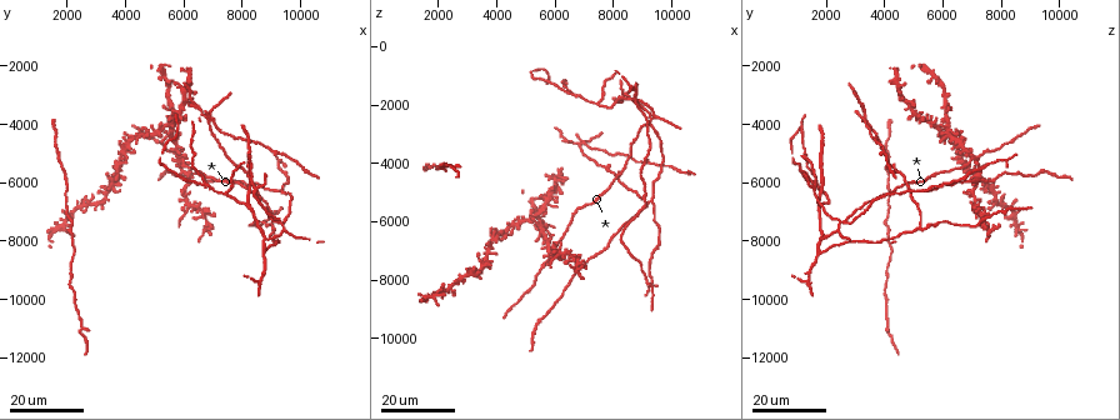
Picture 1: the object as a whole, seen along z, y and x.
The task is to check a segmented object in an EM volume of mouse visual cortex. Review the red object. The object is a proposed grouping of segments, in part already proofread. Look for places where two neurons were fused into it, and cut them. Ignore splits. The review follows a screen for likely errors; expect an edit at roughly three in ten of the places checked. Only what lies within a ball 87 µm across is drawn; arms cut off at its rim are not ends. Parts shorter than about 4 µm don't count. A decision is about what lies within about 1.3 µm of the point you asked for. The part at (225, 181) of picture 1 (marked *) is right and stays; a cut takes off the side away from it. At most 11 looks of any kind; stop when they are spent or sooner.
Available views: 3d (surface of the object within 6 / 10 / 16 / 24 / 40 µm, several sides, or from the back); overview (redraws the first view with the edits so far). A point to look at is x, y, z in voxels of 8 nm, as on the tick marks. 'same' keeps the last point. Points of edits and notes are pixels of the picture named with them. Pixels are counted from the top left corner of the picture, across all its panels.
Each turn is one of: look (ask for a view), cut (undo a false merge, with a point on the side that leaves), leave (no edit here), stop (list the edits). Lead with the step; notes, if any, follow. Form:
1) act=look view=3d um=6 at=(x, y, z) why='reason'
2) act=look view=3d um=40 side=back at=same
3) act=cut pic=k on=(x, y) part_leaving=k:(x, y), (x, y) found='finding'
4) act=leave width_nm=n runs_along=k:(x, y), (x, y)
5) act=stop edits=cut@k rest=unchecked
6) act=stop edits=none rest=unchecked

act=look view=3d um=16 at=(6200, 6800, 7100) why='four arms meet'

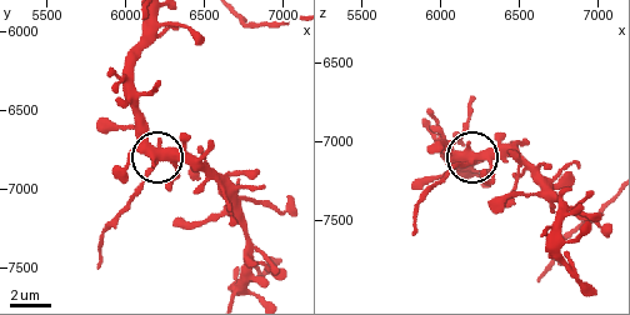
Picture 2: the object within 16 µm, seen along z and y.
act=look view=3d um=6 at=(6260, 6800, 7100)

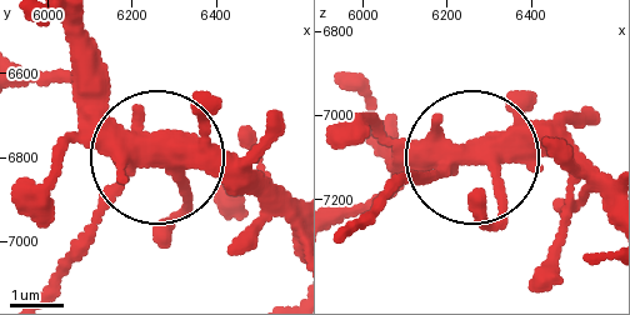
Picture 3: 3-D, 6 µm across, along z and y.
act=cut pic=3 on=(93, 214) width_nm=430 found='two neurons meet here'

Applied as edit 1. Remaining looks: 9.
act=look view=overview why='see it whole again'

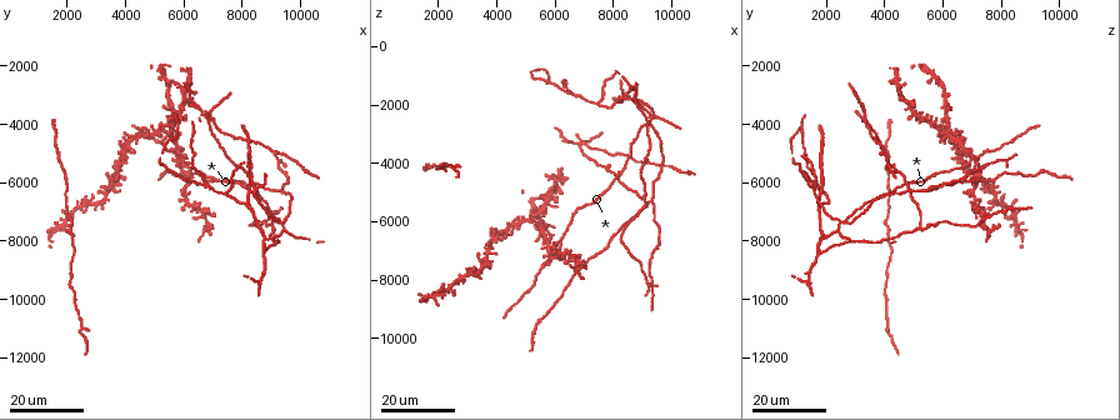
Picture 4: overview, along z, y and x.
act=look view=3d um=24 at=(5400, 4500, 6100) why='two arms in line, one across'

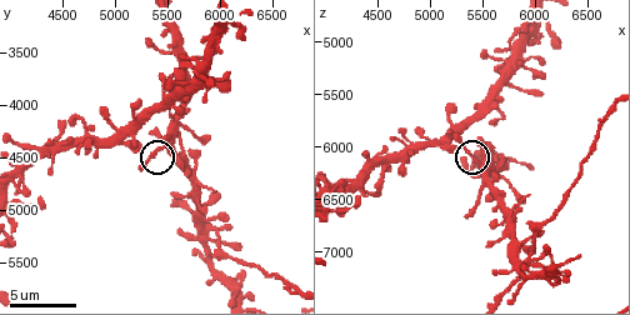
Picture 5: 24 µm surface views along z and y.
act=look view=3d um=6 at=(5320, 4480, 6040)

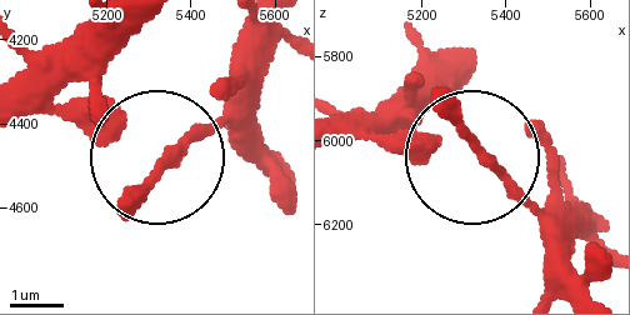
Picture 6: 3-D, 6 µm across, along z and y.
act=leave found='continuous, no second neuron'

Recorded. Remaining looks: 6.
act=look view=3d um=24 at=(8100, 6700, 1700) why='three arms meet'

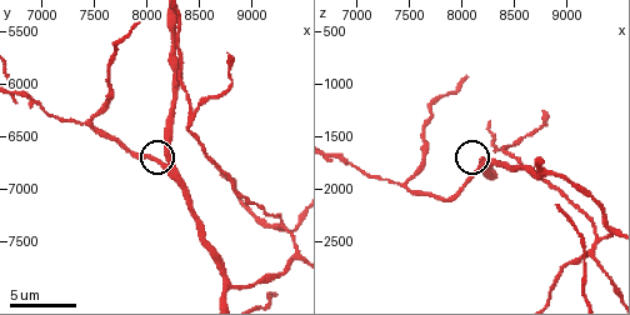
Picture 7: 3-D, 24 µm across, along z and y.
act=look view=3d um=6 at=(8200, 6760, 1800) why='zoom in'

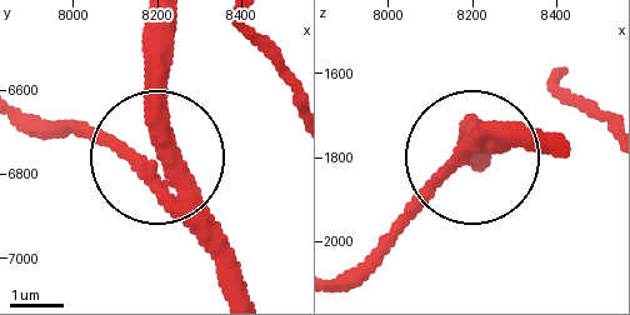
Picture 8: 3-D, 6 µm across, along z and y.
act=look view=3d um=6 side=back at=(8180, 6765, 1790)

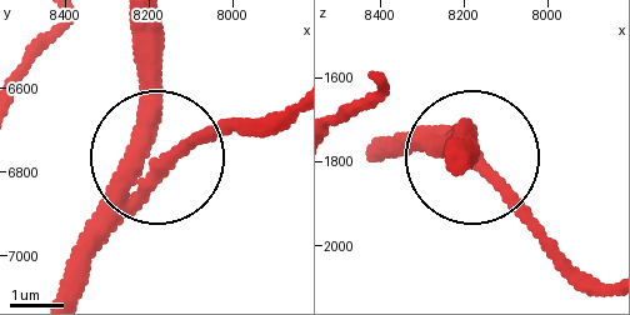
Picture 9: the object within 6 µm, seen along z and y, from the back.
act=leave side_arm_um=23 runs_along=9:(371, 158), (465, 144) found='continuous, no second neuron'

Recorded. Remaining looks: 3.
act=look view=3d um=24 at=(8700, 8300, 1800) why='three arms meet'

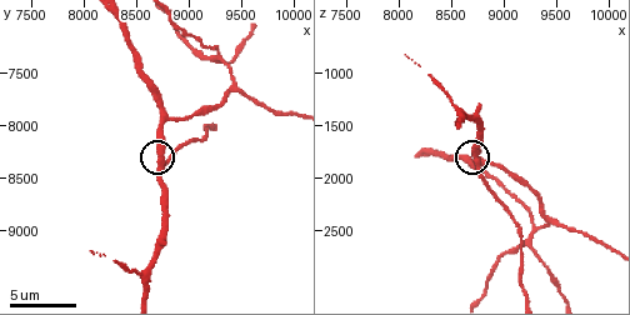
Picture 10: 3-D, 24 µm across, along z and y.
act=look view=3d um=10 at=(8740, 8400, 1840) why='closer look'

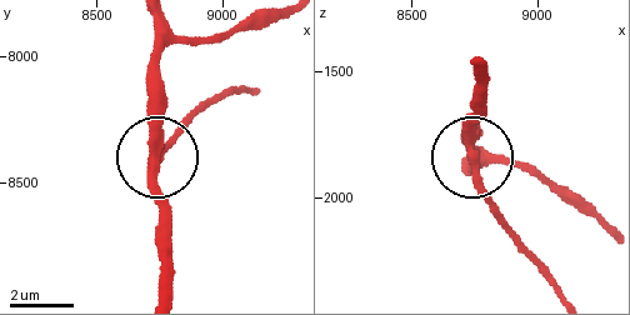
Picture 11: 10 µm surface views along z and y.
act=leave arms=3 runs_along=11:(238, 24), (214, 40), (173, 43), (160, 55), (158, 223) found='continuous, no second neuron'

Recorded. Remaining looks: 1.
act=stop edits=cut@3 rest=unchecked

